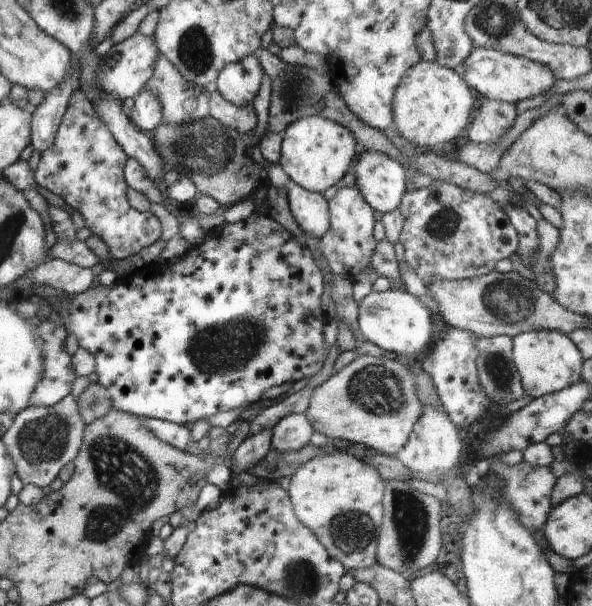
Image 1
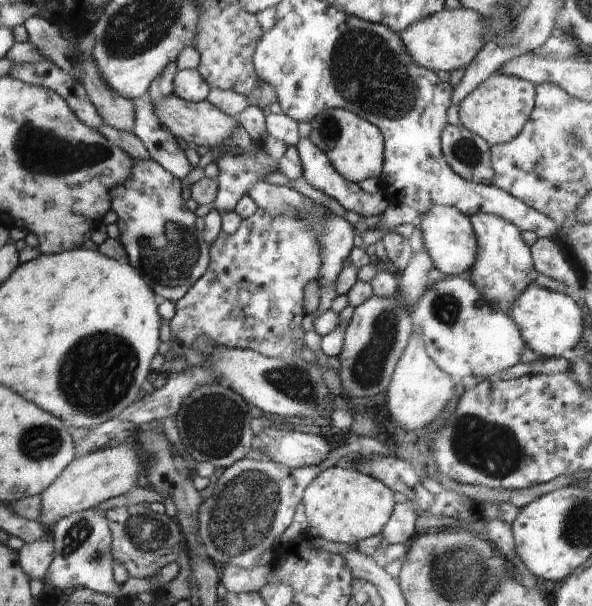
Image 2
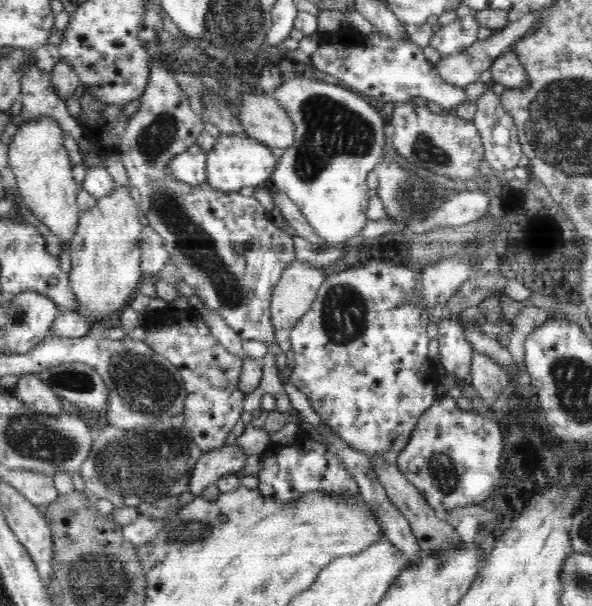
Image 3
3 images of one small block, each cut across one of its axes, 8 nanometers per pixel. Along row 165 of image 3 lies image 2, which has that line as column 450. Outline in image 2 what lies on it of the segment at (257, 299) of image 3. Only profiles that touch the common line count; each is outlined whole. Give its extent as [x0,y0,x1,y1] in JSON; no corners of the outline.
[441,123,492,185]

